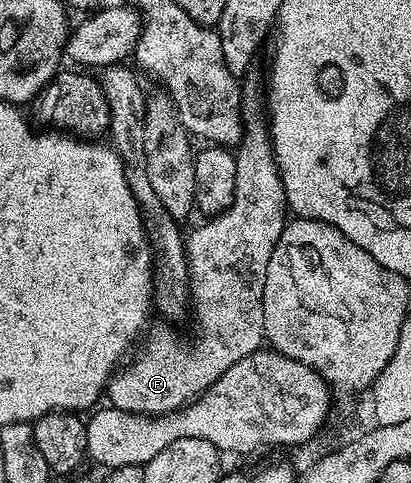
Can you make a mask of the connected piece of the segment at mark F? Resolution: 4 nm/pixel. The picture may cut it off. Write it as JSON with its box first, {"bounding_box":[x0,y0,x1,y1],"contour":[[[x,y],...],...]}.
{"bounding_box":[106,80,290,417],"contour":[[[245,80],[242,85],[242,96],[244,98],[244,140],[240,142],[235,150],[236,158],[236,174],[234,175],[234,199],[232,206],[223,209],[217,217],[207,218],[192,234],[186,237],[186,252],[188,261],[188,284],[191,285],[191,316],[196,317],[196,337],[197,341],[193,343],[192,350],[189,351],[184,345],[176,345],[175,328],[164,327],[166,329],[156,329],[152,334],[149,332],[143,338],[144,346],[135,353],[131,358],[132,365],[125,364],[113,376],[112,380],[107,382],[106,397],[109,397],[111,408],[121,409],[127,413],[138,413],[141,417],[162,417],[170,413],[175,413],[177,409],[183,409],[189,401],[193,400],[197,395],[209,389],[218,379],[222,379],[222,375],[226,375],[226,371],[230,371],[230,367],[234,367],[234,363],[238,363],[238,359],[246,359],[246,355],[256,353],[265,344],[264,335],[264,318],[266,316],[266,294],[268,292],[268,268],[270,267],[270,257],[274,255],[274,247],[278,243],[278,239],[282,235],[286,224],[286,218],[289,216],[290,210],[288,200],[284,198],[284,184],[280,178],[280,168],[276,166],[276,157],[272,154],[272,138],[268,135],[269,122],[266,120],[266,101],[262,96],[262,89],[255,85],[254,82]]]}

